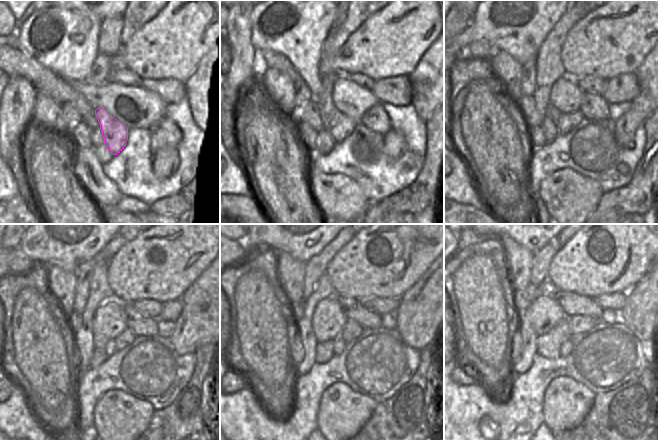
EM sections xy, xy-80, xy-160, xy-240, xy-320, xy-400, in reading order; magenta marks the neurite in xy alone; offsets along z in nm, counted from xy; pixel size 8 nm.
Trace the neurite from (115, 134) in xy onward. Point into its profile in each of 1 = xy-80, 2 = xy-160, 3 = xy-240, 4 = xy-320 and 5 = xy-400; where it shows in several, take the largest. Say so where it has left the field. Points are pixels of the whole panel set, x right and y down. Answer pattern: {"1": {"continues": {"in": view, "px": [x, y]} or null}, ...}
{"1": {"continues": {"in": "xy-80", "px": [340, 126]}}, "2": {"continues": {"in": "xy-160", "px": [567, 122]}}, "3": {"continues": {"in": "xy-240", "px": [127, 337]}}, "4": {"continues": {"in": "xy-320", "px": [352, 329]}}, "5": {"continues": {"in": "xy-400", "px": [578, 323]}}}

